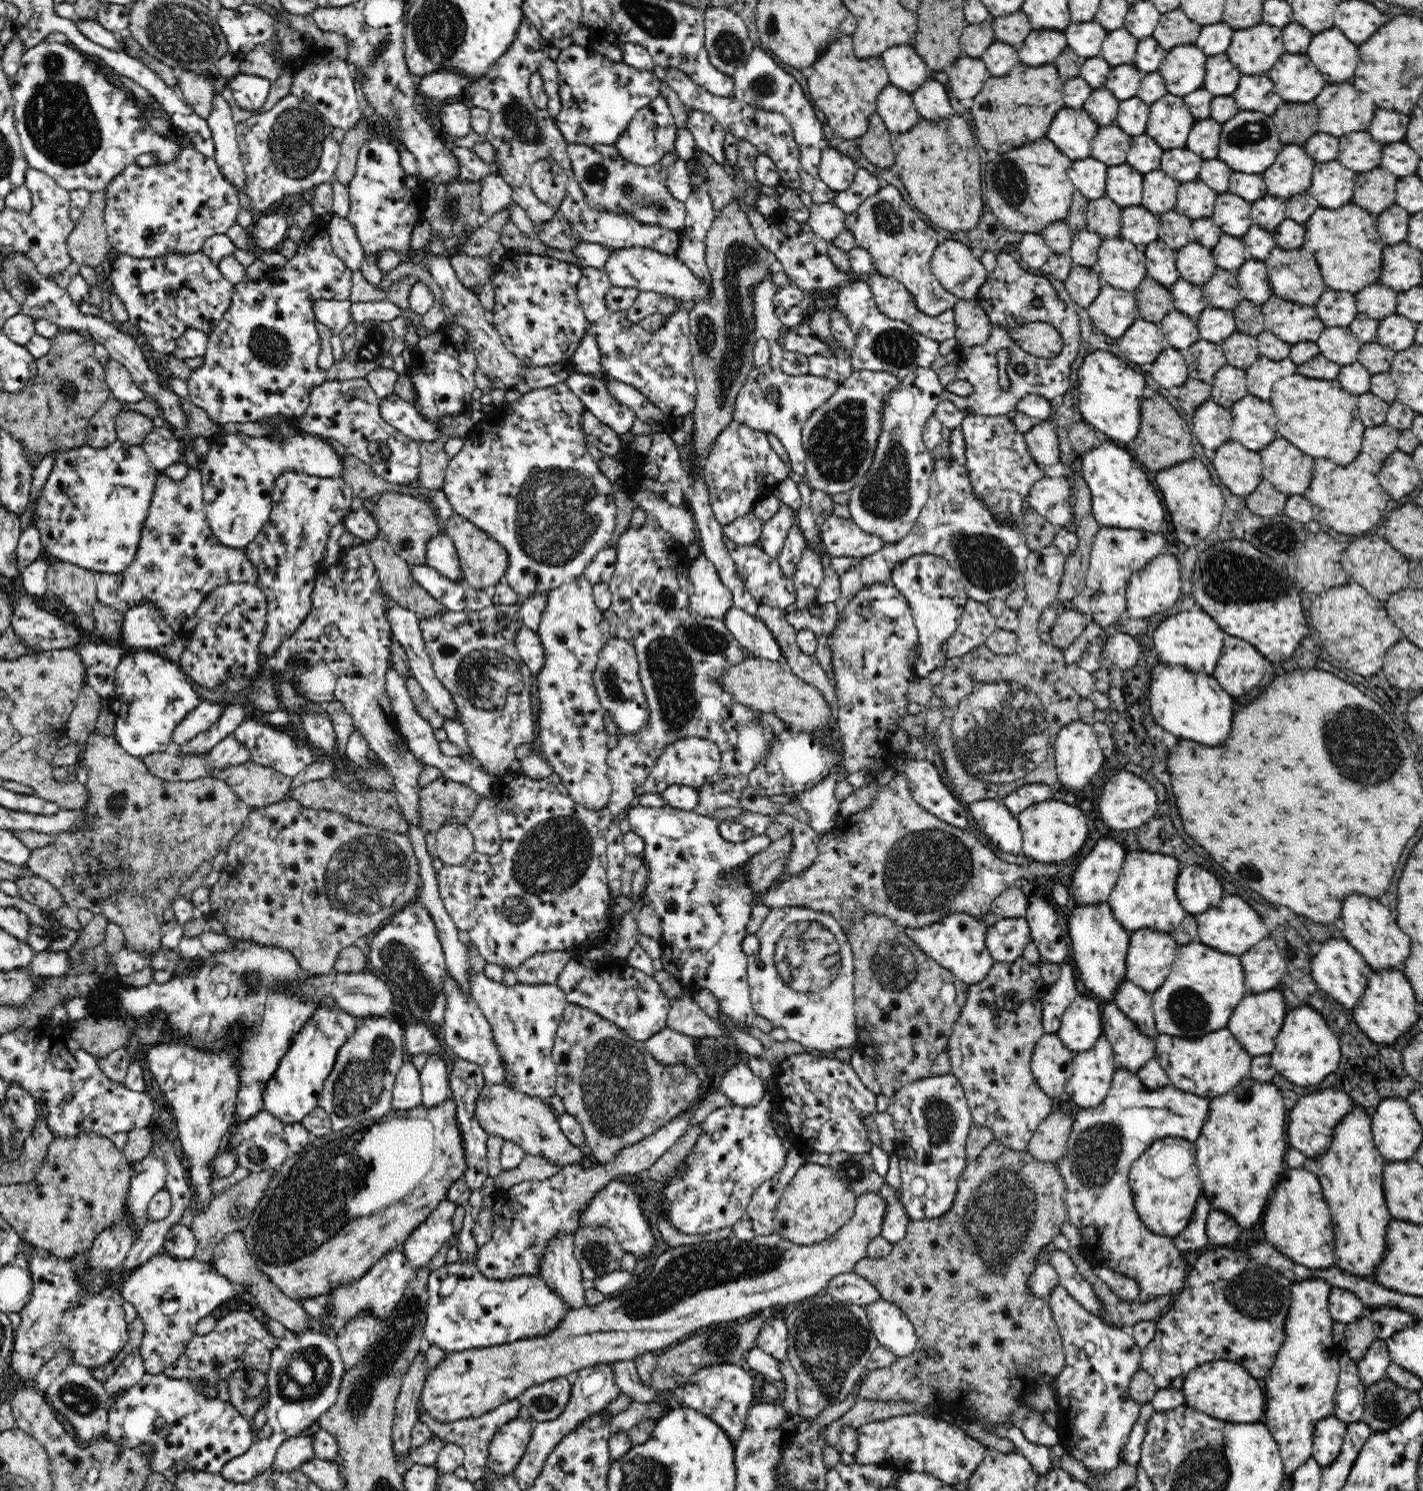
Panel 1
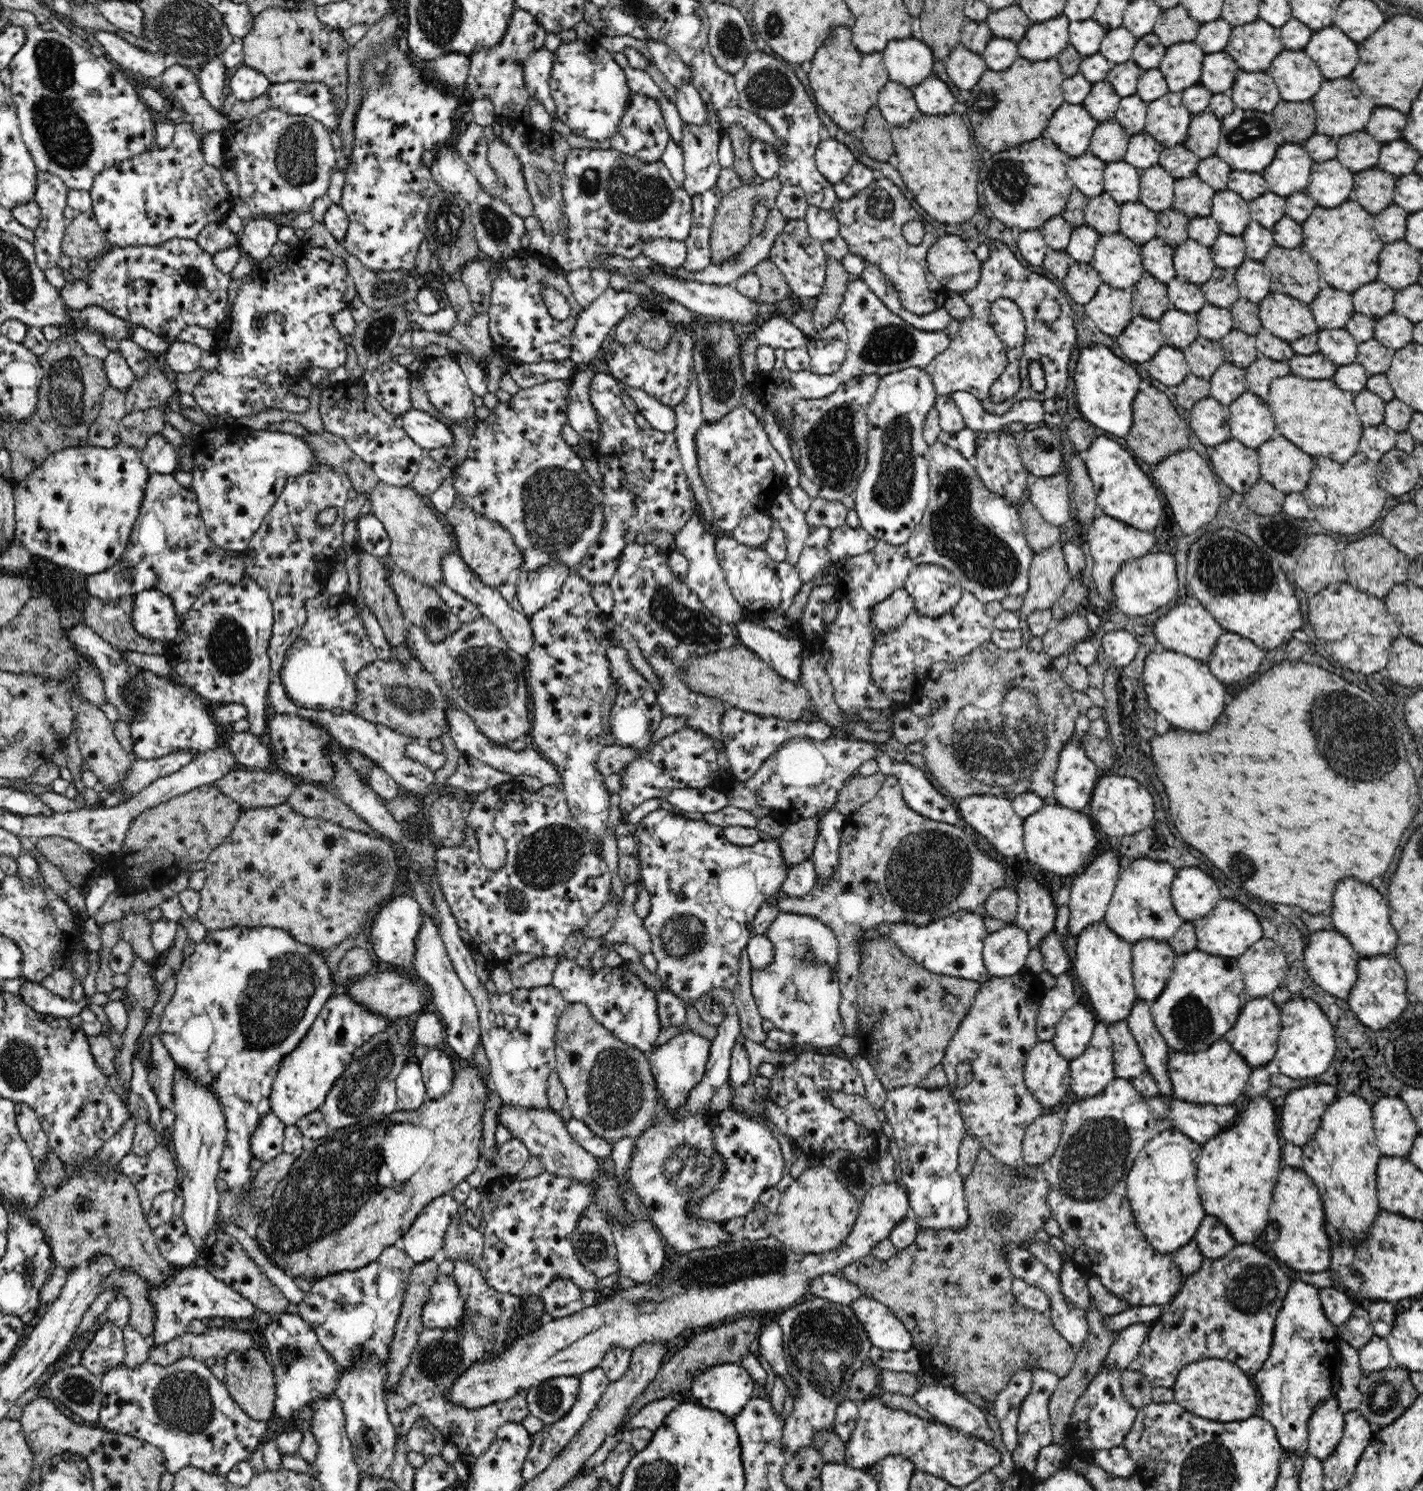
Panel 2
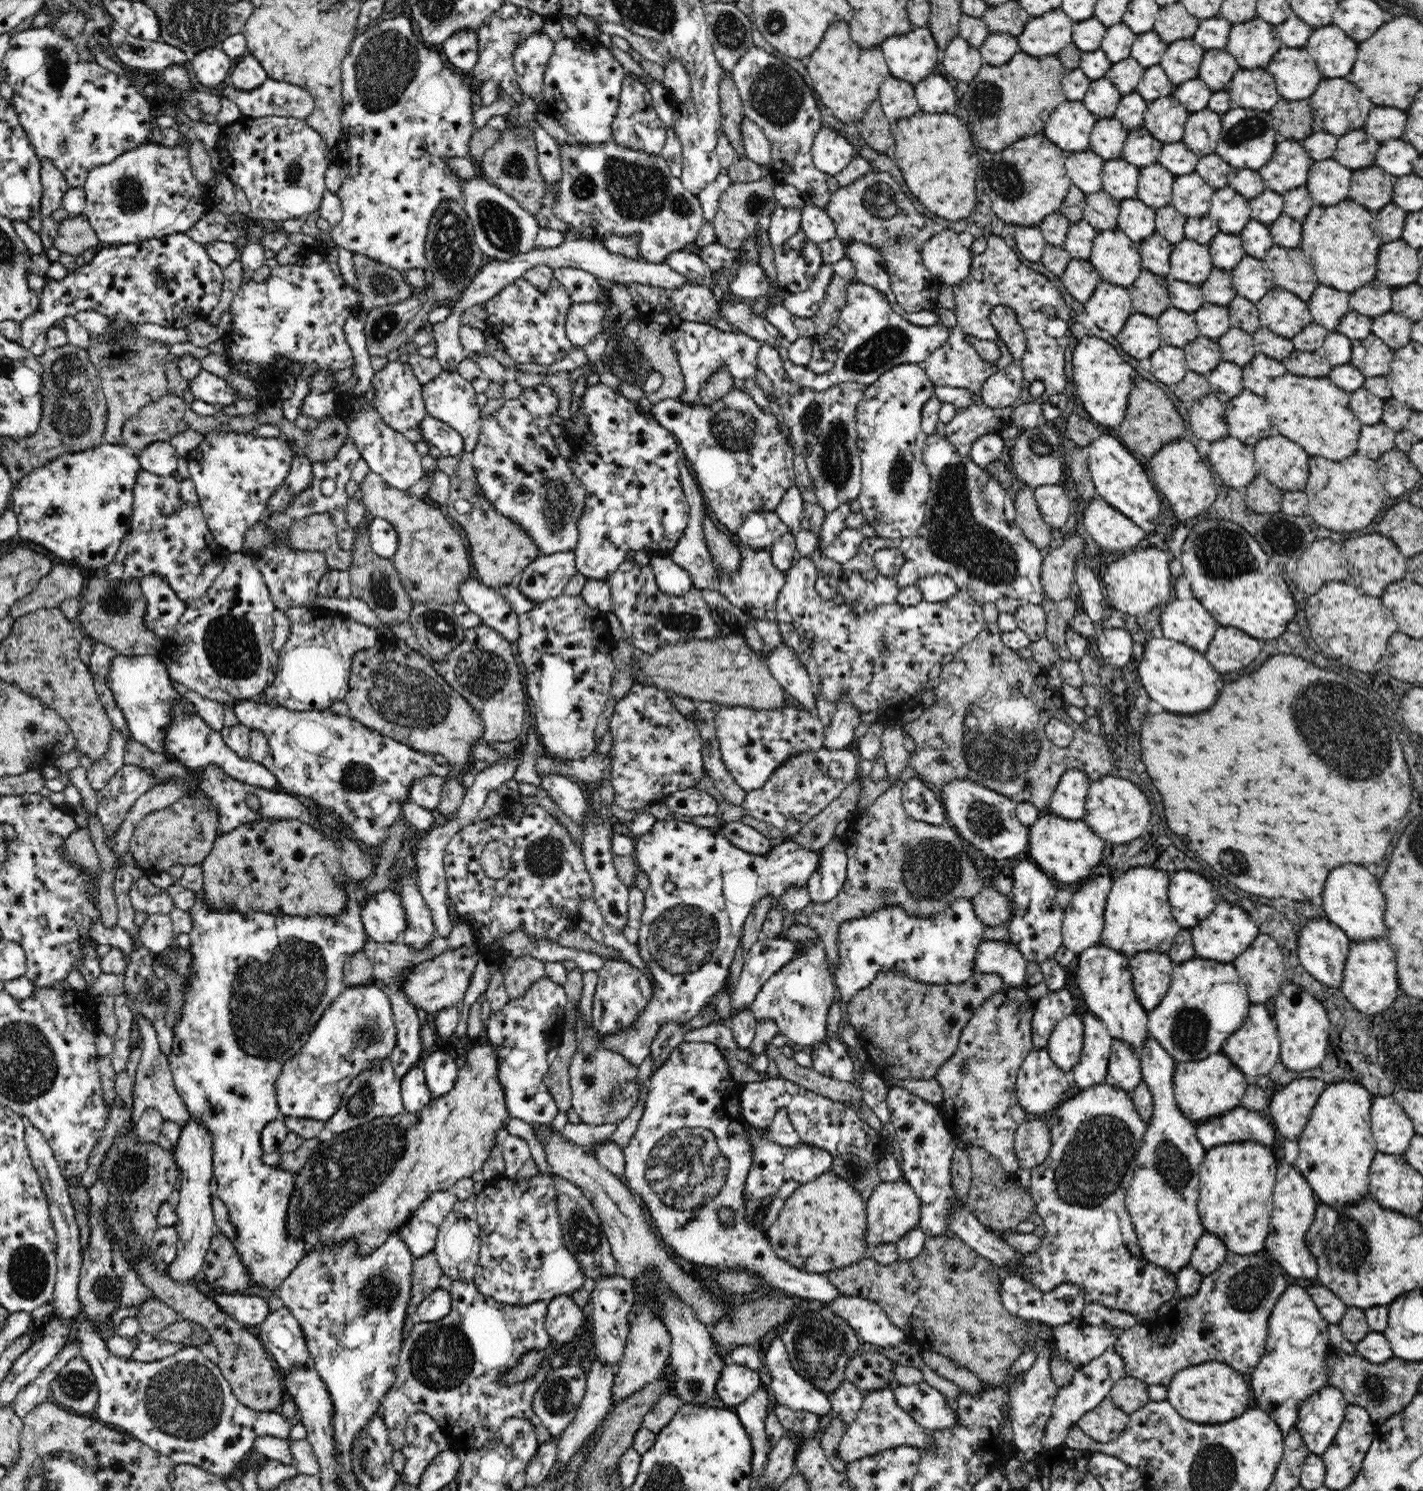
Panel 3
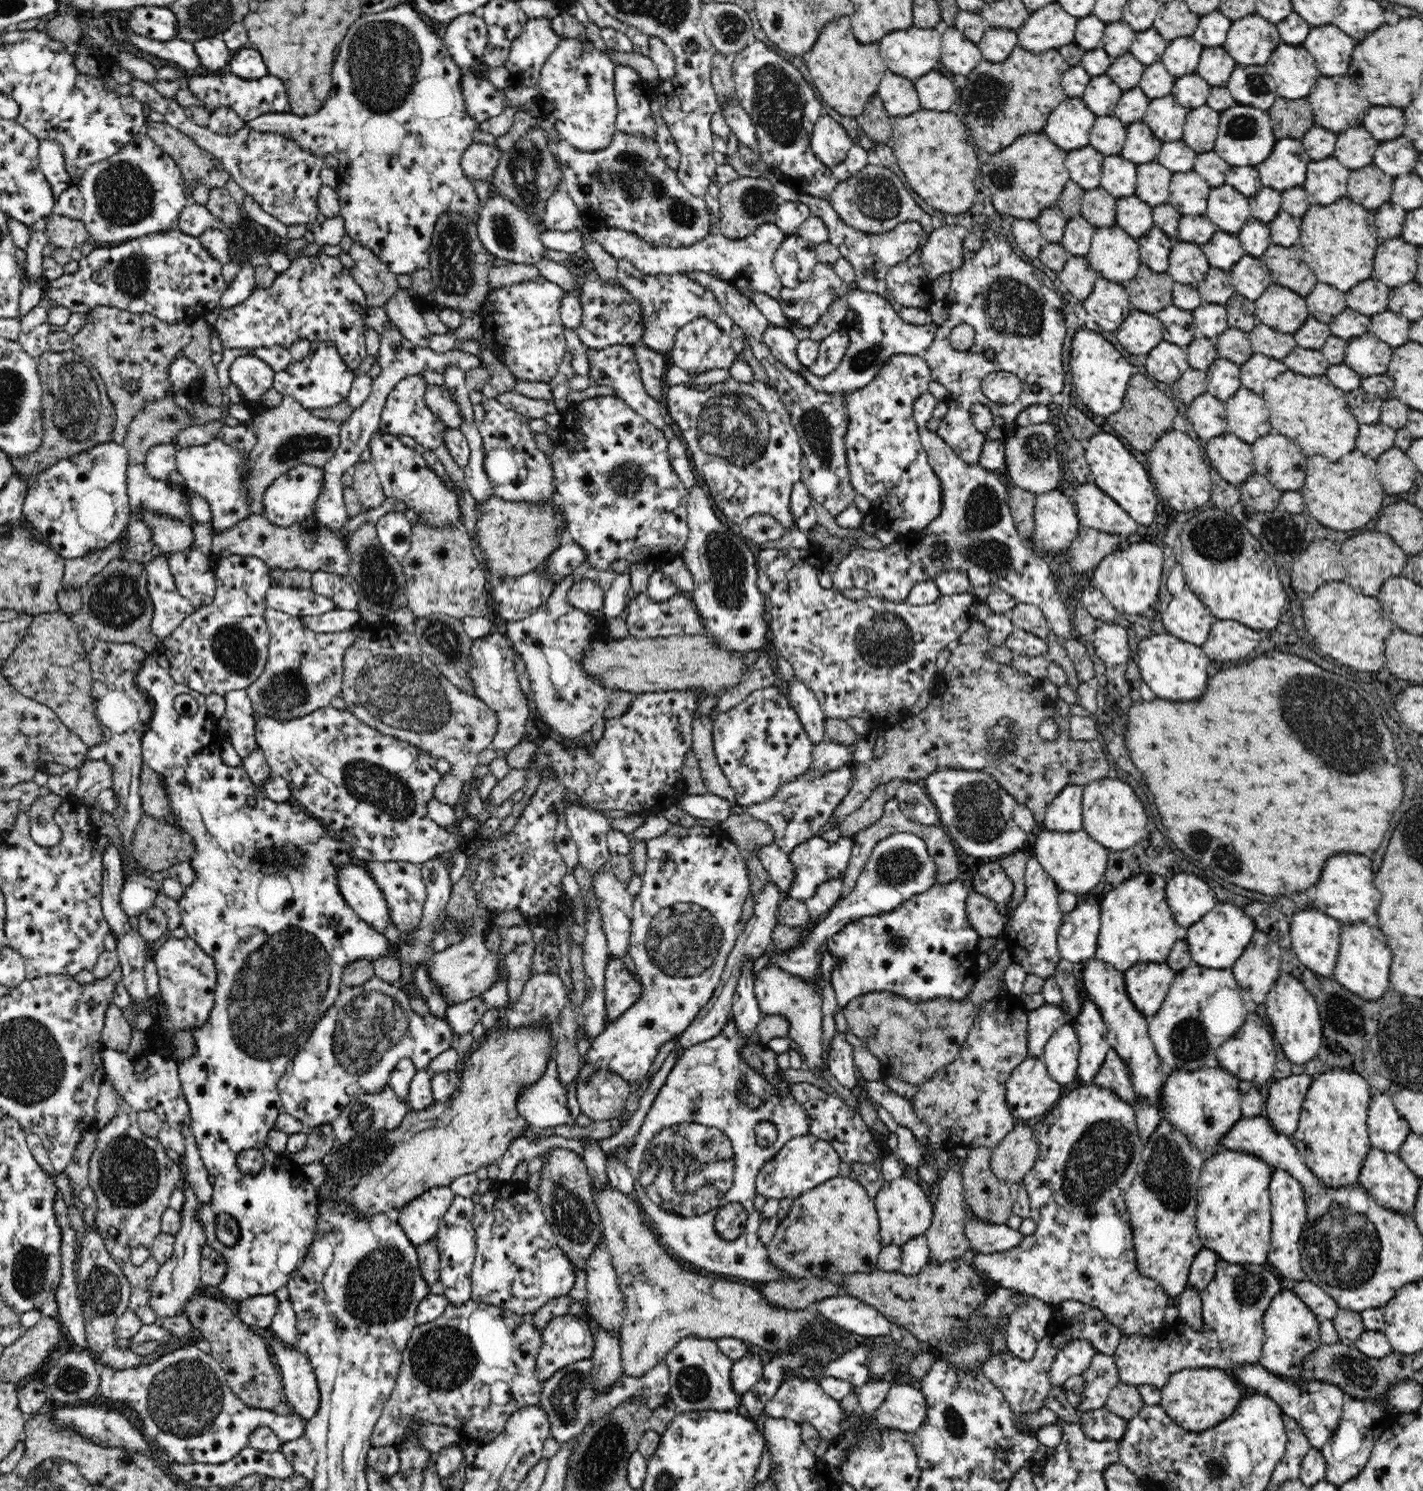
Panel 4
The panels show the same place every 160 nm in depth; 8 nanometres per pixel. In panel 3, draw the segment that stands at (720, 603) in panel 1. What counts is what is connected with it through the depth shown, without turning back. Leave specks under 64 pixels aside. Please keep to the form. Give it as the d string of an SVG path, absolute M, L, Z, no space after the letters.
M682 460L681 464L681 483L682 487L684 487L688 506L690 507L690 512L688 512L690 518L688 524L686 524L686 528L684 528L682 538L680 538L676 546L674 546L668 554L674 559L674 562L678 564L678 566L681 566L690 573L693 587L701 590L701 592L713 591L714 589L718 590L719 573L713 563L713 556L709 551L706 537L704 536L703 520L704 517L706 517L706 513L704 511L704 500L702 499L703 492L700 491L695 476L690 473L684 460Z

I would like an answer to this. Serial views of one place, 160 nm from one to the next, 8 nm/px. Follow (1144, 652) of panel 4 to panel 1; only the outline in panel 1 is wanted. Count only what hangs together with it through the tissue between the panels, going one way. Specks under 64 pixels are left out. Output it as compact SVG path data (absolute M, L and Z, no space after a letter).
M1160 663L1152 670L1150 706L1154 720L1176 738L1194 740L1204 746L1220 746L1230 736L1234 700L1230 694L1226 694L1213 676Z

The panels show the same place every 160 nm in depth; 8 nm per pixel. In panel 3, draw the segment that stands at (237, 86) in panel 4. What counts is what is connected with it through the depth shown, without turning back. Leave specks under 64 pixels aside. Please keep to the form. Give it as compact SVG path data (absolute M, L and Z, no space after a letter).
M267 78L253 91L238 91L231 84L218 92L220 97L231 98L241 110L242 115L288 116L307 119L315 109L315 100L309 90L301 86Z

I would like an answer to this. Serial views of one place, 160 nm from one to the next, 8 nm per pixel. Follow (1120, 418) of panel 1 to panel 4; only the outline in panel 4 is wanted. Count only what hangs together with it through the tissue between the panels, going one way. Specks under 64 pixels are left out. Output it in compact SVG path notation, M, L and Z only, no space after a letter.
M1079 329L1073 337L1070 354L1070 376L1076 394L1096 416L1110 416L1122 408L1130 379L1138 374L1132 365L1100 333Z

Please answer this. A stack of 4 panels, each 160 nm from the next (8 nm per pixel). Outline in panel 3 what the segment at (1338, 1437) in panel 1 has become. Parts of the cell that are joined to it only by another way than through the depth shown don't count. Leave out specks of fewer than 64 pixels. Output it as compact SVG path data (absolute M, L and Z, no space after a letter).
M1332 1386L1301 1402L1296 1429L1308 1451L1322 1455L1334 1444L1348 1405L1342 1391Z

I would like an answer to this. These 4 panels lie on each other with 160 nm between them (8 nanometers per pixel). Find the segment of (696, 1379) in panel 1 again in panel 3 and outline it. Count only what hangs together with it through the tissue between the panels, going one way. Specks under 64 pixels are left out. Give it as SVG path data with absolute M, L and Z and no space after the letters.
M728 1361L720 1370L714 1386L718 1405L733 1409L753 1395L761 1385L758 1372Z

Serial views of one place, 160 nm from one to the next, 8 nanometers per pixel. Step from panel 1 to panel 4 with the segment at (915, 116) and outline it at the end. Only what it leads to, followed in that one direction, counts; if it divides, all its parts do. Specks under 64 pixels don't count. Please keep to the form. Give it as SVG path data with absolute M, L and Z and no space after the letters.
M890 70L882 77L877 95L891 117L908 116L921 109L914 81Z

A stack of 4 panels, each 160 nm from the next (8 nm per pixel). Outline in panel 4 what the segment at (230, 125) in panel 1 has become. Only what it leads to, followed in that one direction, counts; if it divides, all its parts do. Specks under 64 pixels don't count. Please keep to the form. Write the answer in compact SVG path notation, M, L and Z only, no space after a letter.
M220 37L205 38L196 41L194 51L200 59L200 66L210 75L228 70L234 53Z

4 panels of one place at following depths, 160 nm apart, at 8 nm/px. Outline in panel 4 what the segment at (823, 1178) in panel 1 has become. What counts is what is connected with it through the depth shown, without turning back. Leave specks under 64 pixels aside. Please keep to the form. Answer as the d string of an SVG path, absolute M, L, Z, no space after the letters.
M835 1177L793 1200L790 1211L779 1222L778 1229L767 1247L769 1261L798 1279L835 1279L856 1272L872 1272L877 1269L878 1256L883 1246L878 1232L877 1211L865 1188L850 1178Z

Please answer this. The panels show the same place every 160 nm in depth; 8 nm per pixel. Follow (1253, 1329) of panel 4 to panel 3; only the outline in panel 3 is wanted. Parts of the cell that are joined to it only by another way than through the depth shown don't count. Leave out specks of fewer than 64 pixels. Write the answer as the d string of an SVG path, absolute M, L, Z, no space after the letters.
M1228 1251L1222 1264L1214 1272L1202 1277L1198 1292L1194 1292L1194 1296L1177 1297L1172 1309L1165 1315L1160 1315L1146 1324L1127 1328L1116 1341L1114 1349L1124 1359L1127 1376L1142 1380L1148 1385L1167 1387L1178 1371L1208 1361L1229 1364L1234 1370L1248 1377L1265 1356L1268 1319L1288 1285L1278 1266L1268 1262L1266 1258L1256 1254L1234 1254Z

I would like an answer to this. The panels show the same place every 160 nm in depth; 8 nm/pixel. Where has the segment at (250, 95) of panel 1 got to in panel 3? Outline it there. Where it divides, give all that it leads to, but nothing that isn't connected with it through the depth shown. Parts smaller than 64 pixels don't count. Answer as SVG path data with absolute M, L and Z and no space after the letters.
M250 54L238 60L228 78L228 83L238 91L253 91L268 78L267 72Z

